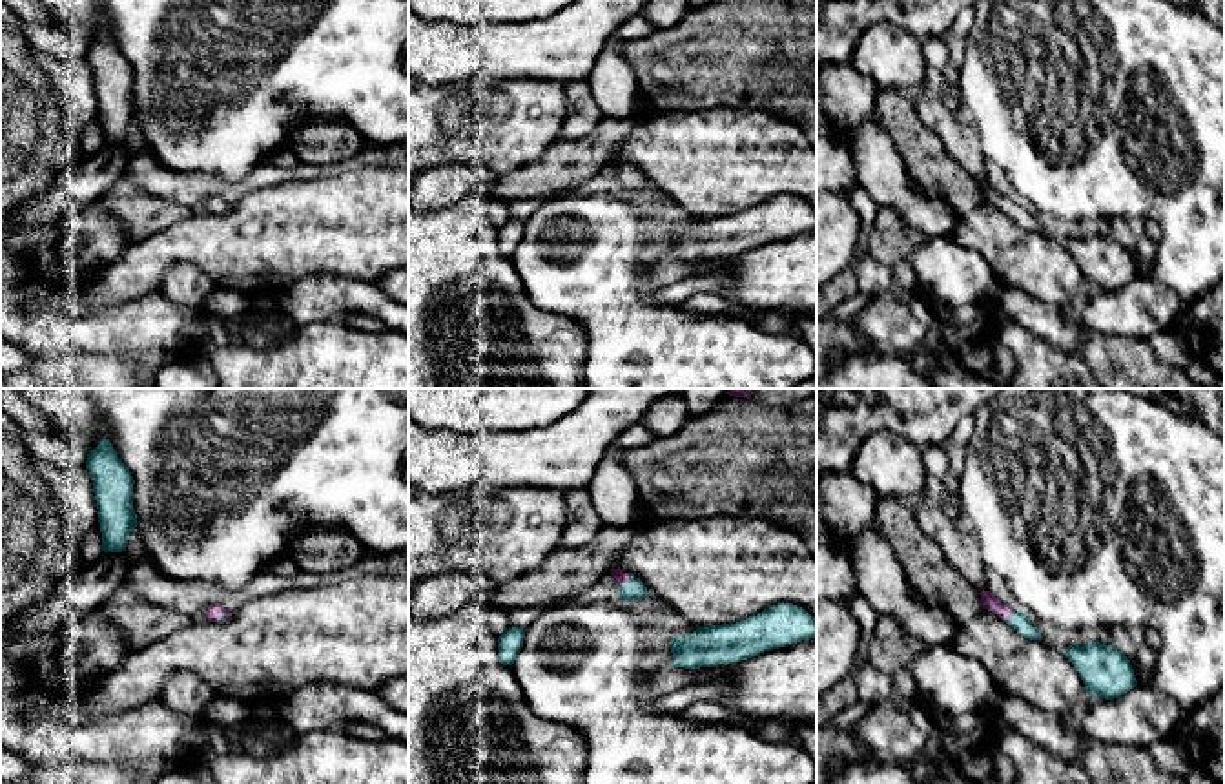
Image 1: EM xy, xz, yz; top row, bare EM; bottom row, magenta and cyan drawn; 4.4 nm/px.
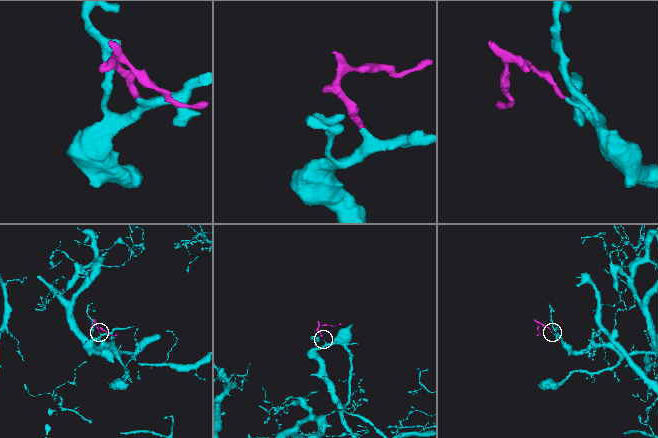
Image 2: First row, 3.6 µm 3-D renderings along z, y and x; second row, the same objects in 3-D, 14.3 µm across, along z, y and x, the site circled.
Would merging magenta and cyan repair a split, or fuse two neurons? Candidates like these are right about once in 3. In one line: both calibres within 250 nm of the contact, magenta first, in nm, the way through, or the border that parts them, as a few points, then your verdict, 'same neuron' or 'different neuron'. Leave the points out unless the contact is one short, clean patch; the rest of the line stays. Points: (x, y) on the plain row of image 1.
50/100 nm | across xz (620, 168), (626, 172), (633, 181) | same neuron

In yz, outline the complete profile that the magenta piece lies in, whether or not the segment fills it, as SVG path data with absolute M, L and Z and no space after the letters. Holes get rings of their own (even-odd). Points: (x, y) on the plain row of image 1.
M981 182L979 188L984 201L1003 210L1021 228L1030 230L1030 232L1041 232L1039 221L1032 217L1026 206L1015 204L1014 201L1006 199L990 182Z

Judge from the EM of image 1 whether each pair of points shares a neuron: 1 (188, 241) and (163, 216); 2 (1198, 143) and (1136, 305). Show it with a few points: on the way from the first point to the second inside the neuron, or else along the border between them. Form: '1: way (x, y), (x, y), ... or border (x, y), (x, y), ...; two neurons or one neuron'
1: border (194, 214), (133, 243); two neurons
2: border (1154, 278), (1189, 299); two neurons

